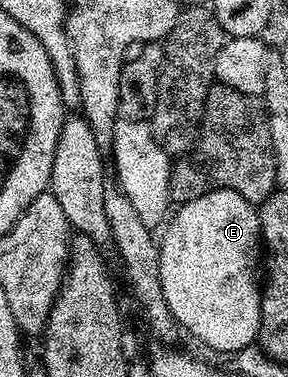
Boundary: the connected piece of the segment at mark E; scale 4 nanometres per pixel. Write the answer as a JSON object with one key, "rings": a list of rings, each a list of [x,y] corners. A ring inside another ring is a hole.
{"rings":[[[216,189],[177,210],[160,235],[164,301],[185,334],[214,351],[240,353],[257,340],[262,316],[258,207],[232,189]]]}

